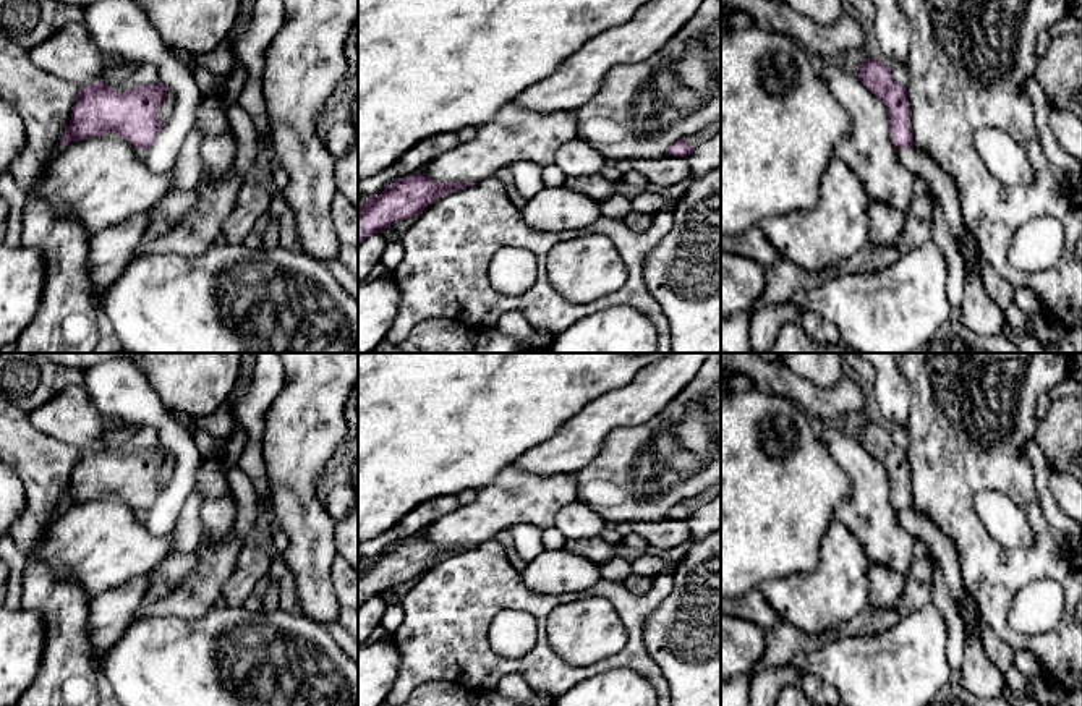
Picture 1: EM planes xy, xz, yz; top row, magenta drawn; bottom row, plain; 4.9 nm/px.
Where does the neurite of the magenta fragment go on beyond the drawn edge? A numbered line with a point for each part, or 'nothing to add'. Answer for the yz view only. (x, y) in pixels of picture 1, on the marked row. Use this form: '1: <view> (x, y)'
1: yz (920, 164)

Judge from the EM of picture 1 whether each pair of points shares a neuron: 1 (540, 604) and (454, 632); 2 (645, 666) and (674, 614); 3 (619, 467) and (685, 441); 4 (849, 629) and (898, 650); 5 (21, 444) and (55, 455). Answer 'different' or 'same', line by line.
1: same
2: different
3: same
4: different
5: same

